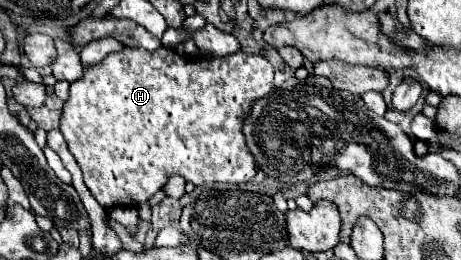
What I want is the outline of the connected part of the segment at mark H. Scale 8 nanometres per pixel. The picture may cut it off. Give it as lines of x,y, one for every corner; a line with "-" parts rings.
160,47
156,51
146,49
124,49
120,53
108,53
100,63
96,65
84,65
84,75
70,85
70,95
64,103
62,117
60,117
60,131
68,143
68,149
72,151
76,163
82,169
84,183
94,195
94,199
104,207
112,209
118,205
124,207
136,207
144,201
148,201
156,191
160,191
166,181
172,175
182,175
186,181
194,185
206,185
206,183
246,183
256,175
256,161
244,141
242,123
244,117
248,117
248,109
252,107
252,101
268,95
272,91
272,79
274,79
274,67
262,57
262,55
250,55
244,51
238,51
234,55
226,57
180,57
176,51
168,47

